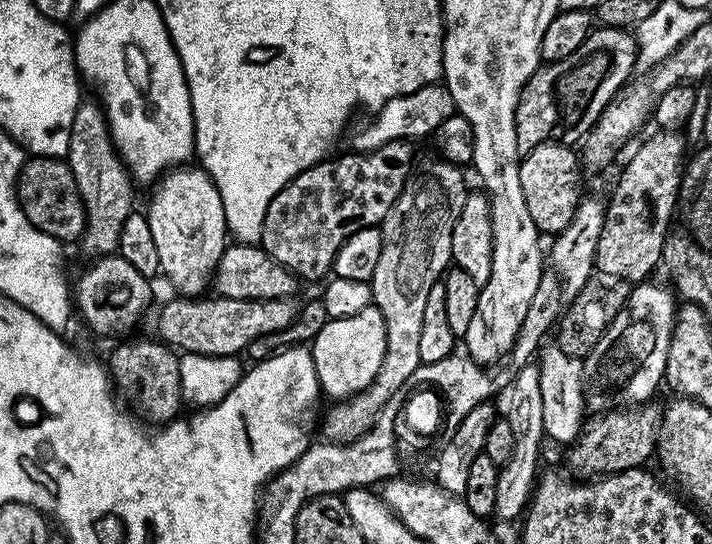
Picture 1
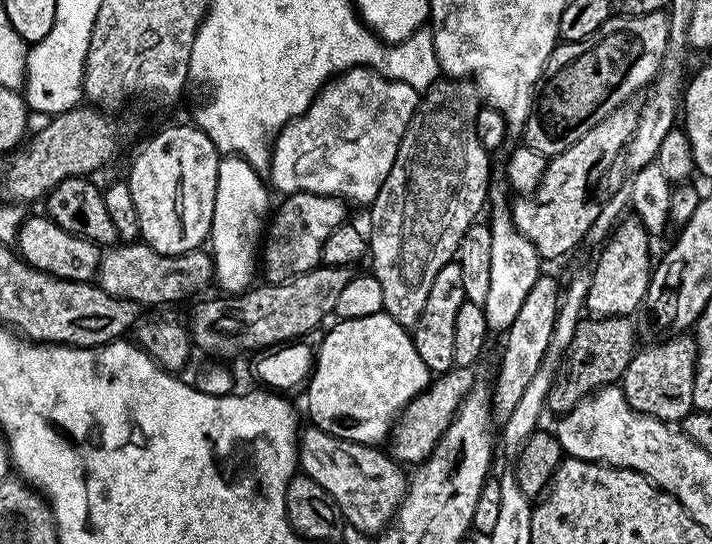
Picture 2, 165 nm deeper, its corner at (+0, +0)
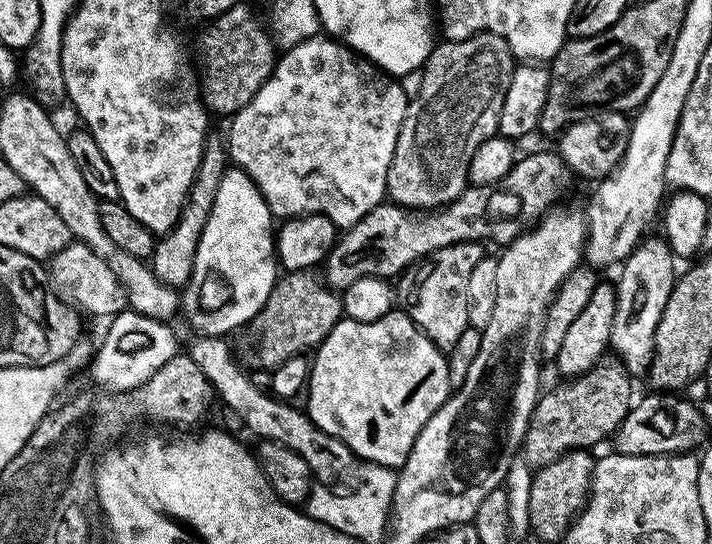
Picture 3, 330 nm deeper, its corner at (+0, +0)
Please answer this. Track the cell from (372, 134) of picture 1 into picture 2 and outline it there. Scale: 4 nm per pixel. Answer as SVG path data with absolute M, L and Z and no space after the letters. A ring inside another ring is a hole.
M349 68L341 72L321 88L312 105L302 115L281 128L271 141L267 170L267 175L272 176L271 187L275 191L277 188L280 194L309 192L339 196L341 200L353 205L371 205L382 182L386 182L386 174L390 174L390 166L394 166L402 134L406 134L406 126L410 126L421 99L421 93L413 85L389 80L372 68Z

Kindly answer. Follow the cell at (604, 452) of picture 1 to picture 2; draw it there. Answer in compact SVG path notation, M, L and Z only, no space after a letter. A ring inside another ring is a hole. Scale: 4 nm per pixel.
M672 334L669 337L661 344L641 347L633 355L622 377L622 394L634 410L665 422L682 422L693 411L696 338L692 334Z

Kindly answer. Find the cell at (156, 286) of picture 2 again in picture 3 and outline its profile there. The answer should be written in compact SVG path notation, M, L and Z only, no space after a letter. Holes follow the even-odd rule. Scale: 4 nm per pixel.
M71 242L51 258L50 284L57 296L84 314L89 312L92 316L111 318L120 315L128 308L128 295L125 294L114 270L110 270L107 262L98 254L94 254L94 250L79 242Z

